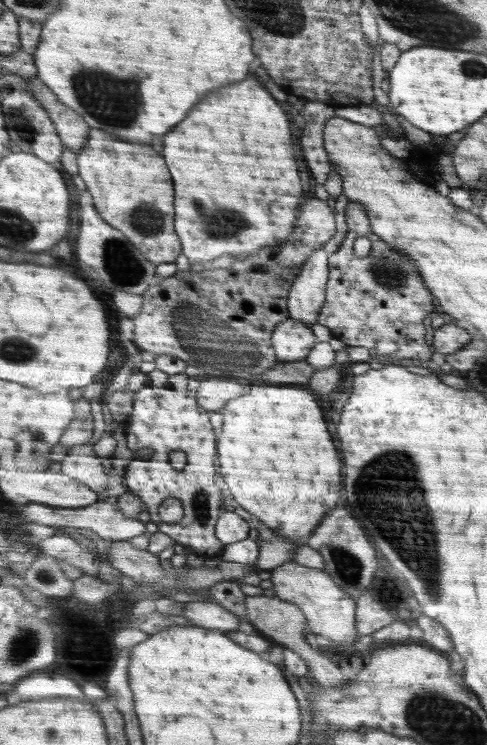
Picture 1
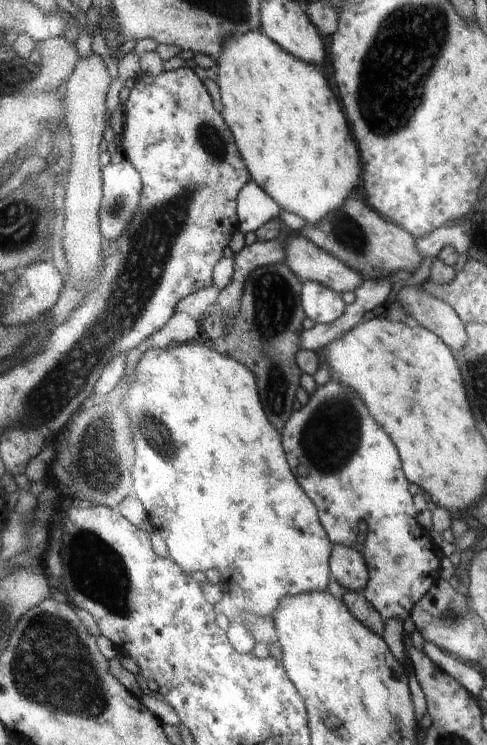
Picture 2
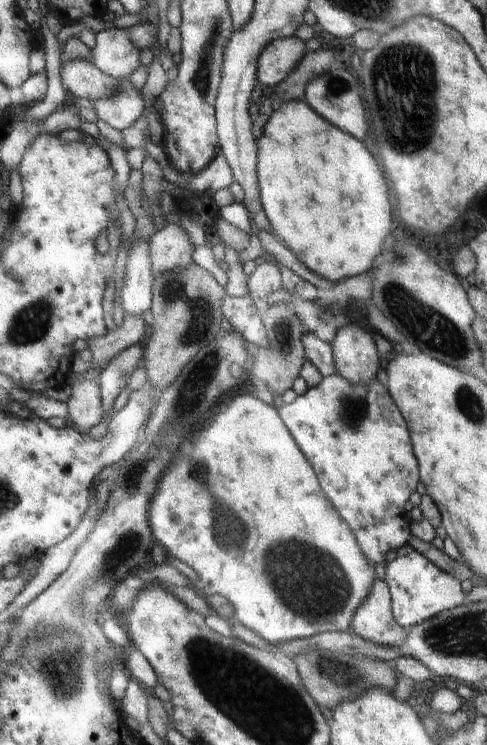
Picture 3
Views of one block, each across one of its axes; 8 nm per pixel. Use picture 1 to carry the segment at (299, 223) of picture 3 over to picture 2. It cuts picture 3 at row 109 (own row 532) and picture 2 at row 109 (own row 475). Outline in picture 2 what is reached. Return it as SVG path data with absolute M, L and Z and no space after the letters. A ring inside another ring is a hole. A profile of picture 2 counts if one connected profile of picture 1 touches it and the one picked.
M248 32L248 34L232 34L228 36L228 44L224 44L224 52L220 56L220 88L222 88L221 96L224 96L223 115L228 124L232 124L232 130L236 132L236 142L240 144L240 150L244 152L244 158L248 160L248 172L251 173L252 181L262 187L280 206L281 210L291 212L305 219L308 224L322 223L322 216L326 216L332 210L338 210L344 206L346 198L350 196L350 192L358 186L360 182L360 156L358 156L358 148L356 142L350 134L348 122L340 110L340 102L336 108L336 98L334 92L328 88L324 76L312 66L306 64L302 60L298 60L296 56L292 56L290 52L286 52L284 48L280 48L276 42L272 42L270 38L266 38L262 32Z

